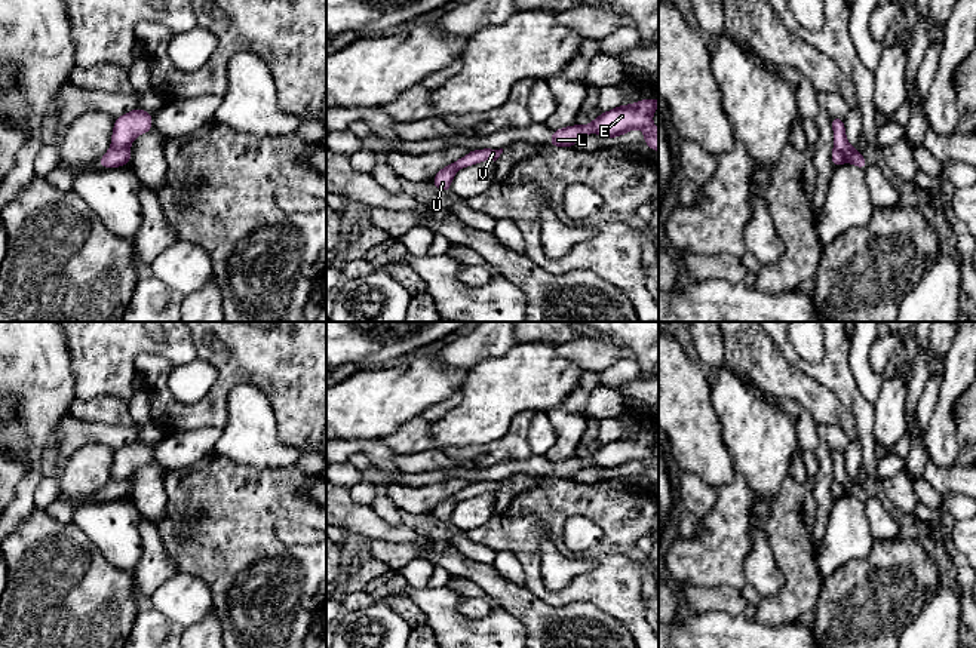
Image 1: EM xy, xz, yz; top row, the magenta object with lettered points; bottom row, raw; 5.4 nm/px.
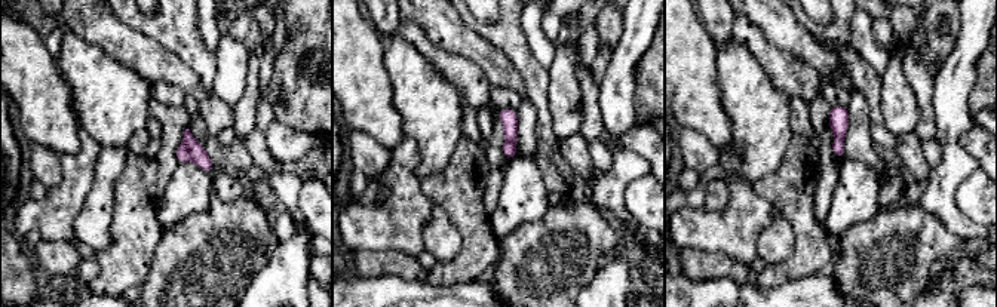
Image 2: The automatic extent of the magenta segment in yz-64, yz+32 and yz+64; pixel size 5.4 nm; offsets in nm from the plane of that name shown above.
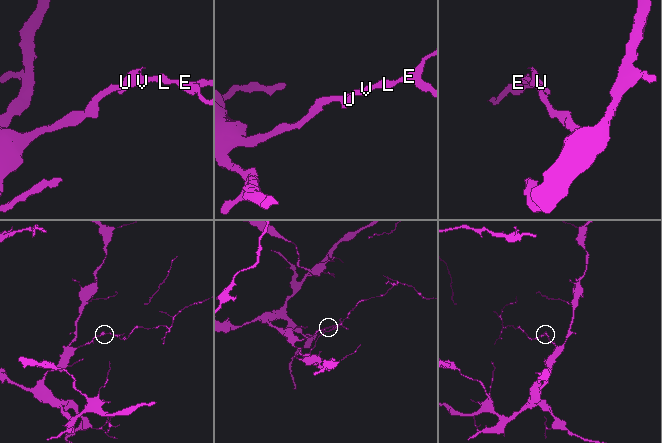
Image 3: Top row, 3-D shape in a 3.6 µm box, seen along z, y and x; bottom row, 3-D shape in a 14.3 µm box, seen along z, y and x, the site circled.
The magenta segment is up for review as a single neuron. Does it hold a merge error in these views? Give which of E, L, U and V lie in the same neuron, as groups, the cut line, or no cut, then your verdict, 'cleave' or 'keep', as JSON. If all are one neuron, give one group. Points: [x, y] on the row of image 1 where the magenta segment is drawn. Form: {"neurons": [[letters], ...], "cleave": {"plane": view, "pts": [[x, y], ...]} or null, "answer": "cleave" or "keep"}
{"neurons": [["E", "L", "U", "V"]], "cleave": null, "answer": "keep"}

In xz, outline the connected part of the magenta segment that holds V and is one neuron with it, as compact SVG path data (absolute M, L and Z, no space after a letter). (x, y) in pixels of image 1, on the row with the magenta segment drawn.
M492 148L472 150L464 157L442 168L433 176L432 182L438 190L441 190L442 193L446 193L446 191L449 191L451 182L452 182L457 171L472 166L472 165L476 165L479 162L485 162L485 160L495 162L501 153L503 153L503 148L500 148L500 150L492 150Z

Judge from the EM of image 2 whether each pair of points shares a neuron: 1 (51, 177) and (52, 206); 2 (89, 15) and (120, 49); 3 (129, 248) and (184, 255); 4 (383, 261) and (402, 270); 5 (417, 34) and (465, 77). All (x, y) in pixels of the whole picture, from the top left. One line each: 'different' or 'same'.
1: different
2: same
3: different
4: same
5: same

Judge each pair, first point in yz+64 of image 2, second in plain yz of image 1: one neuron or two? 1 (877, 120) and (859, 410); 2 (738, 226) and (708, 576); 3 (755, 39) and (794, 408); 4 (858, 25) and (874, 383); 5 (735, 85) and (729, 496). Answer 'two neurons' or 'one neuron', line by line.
1: one neuron
2: one neuron
3: one neuron
4: one neuron
5: two neurons

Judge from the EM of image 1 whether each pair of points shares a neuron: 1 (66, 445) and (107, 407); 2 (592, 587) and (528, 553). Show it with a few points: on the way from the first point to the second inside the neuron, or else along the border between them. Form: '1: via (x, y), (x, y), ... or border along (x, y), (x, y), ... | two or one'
1: border along (70, 414), (83, 420), (126, 427) | two
2: via (571, 592), (549, 596), (533, 574) | one

